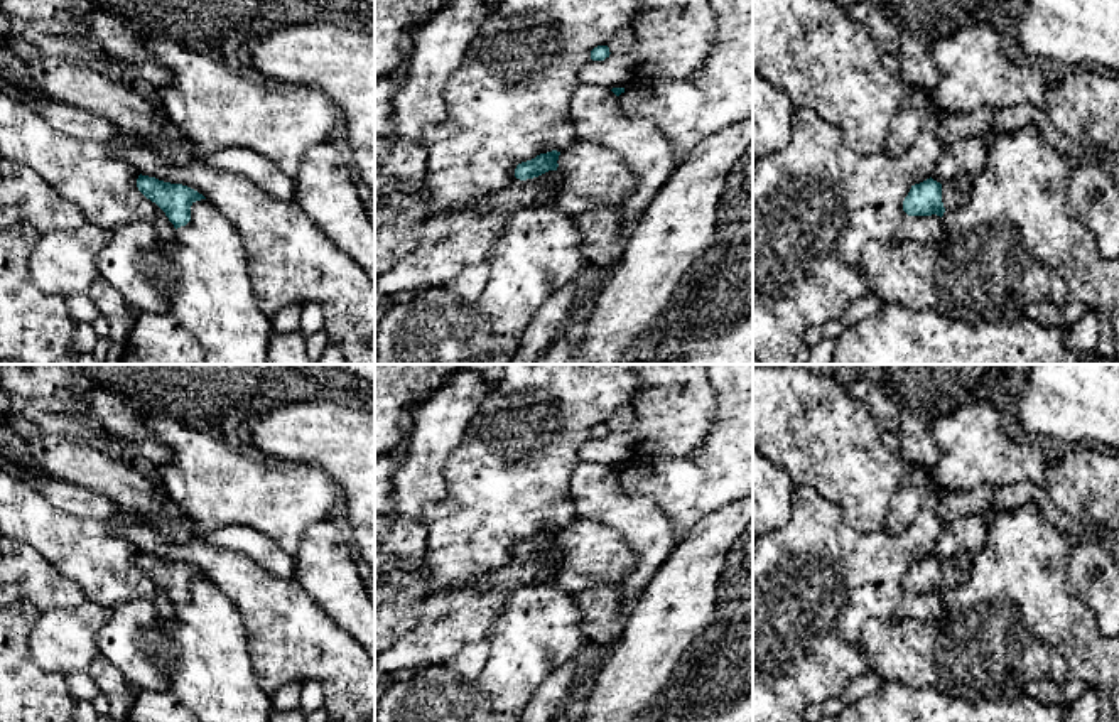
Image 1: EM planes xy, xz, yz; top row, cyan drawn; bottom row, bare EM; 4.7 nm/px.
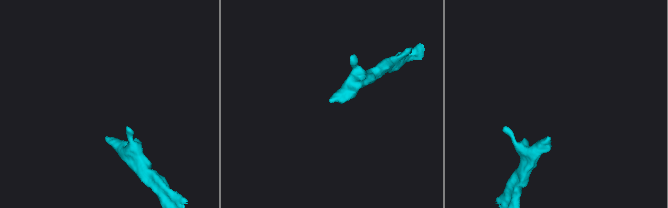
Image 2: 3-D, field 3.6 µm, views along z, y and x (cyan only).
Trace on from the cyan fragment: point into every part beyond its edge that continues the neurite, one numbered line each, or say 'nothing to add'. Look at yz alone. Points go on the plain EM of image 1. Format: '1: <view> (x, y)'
1: yz (954, 571)

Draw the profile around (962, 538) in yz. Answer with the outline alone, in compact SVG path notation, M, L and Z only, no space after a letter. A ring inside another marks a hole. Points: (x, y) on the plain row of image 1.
M979 515L965 516L955 523L942 523L932 557L940 562L970 560L987 538L987 523L989 520Z

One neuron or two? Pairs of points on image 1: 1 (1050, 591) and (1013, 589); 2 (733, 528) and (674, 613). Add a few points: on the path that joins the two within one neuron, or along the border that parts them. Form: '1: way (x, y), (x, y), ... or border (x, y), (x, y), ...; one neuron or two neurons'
1: way (1042, 591), (1021, 591); one neuron
2: way (713, 549), (692, 569), (682, 592); one neuron

